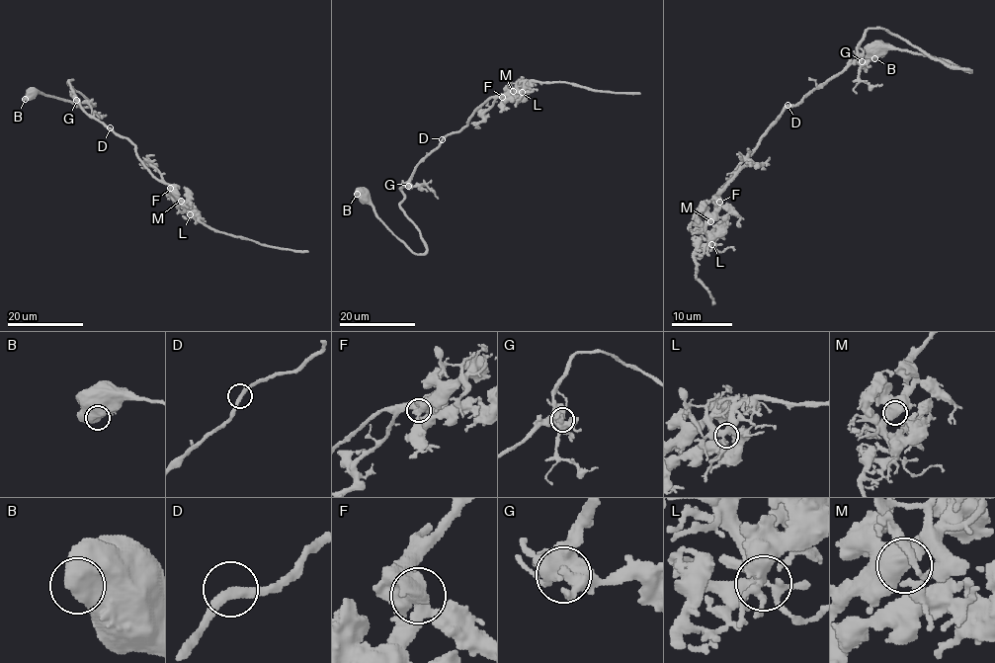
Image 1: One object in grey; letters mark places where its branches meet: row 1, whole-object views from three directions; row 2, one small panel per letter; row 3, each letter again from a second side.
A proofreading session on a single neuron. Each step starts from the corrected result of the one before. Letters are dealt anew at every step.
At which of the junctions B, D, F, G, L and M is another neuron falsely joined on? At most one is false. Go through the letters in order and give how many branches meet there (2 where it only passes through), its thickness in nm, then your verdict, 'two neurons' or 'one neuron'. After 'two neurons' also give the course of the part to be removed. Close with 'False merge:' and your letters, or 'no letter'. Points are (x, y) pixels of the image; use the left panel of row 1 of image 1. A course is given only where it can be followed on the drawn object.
B: 1 branches meet; 800 nm thick; one neuron
D: 2 branches meet; 280 nm thick; one neuron
F: 4 branches meet; 550 nm thick; one neuron
G: 3 branches meet; 460 nm thick; one neuron
L: 5 branches meet; 400 nm thick; one neuron
M: 2 branches meet; 600 nm thick; one neuron
False merge: no letter

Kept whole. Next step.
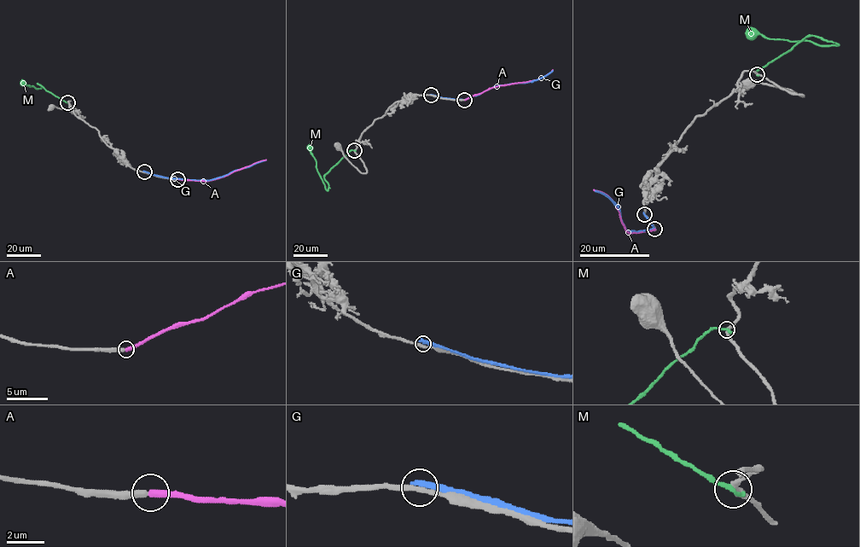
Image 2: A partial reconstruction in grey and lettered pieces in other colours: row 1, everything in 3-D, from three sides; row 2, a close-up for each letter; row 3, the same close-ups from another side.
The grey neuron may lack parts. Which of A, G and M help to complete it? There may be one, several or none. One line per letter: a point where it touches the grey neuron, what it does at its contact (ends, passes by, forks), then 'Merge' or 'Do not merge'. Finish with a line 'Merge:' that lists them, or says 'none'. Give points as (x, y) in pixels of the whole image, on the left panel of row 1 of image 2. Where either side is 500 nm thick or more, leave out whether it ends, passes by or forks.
A: Touches grey at (177, 179). It ends there. Merge
G: Touches grey at (144, 171). It ends there. Do not merge
M: Touches grey at (67, 102). It ends there. Do not merge
Merge: A

